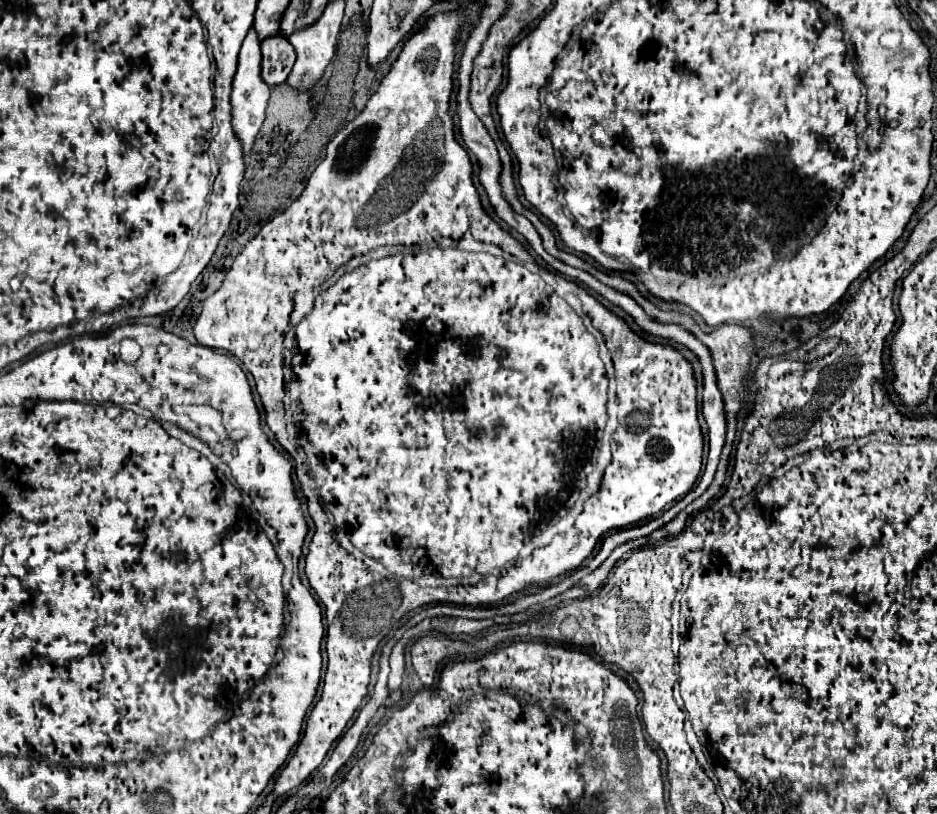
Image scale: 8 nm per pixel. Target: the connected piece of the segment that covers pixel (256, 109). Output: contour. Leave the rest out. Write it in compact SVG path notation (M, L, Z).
M250 28L248 36L244 38L240 58L238 58L238 70L234 74L234 84L232 84L232 126L242 142L244 154L250 152L250 118L264 118L264 110L268 104L270 96L270 86L264 84L260 76L260 40L254 28Z

